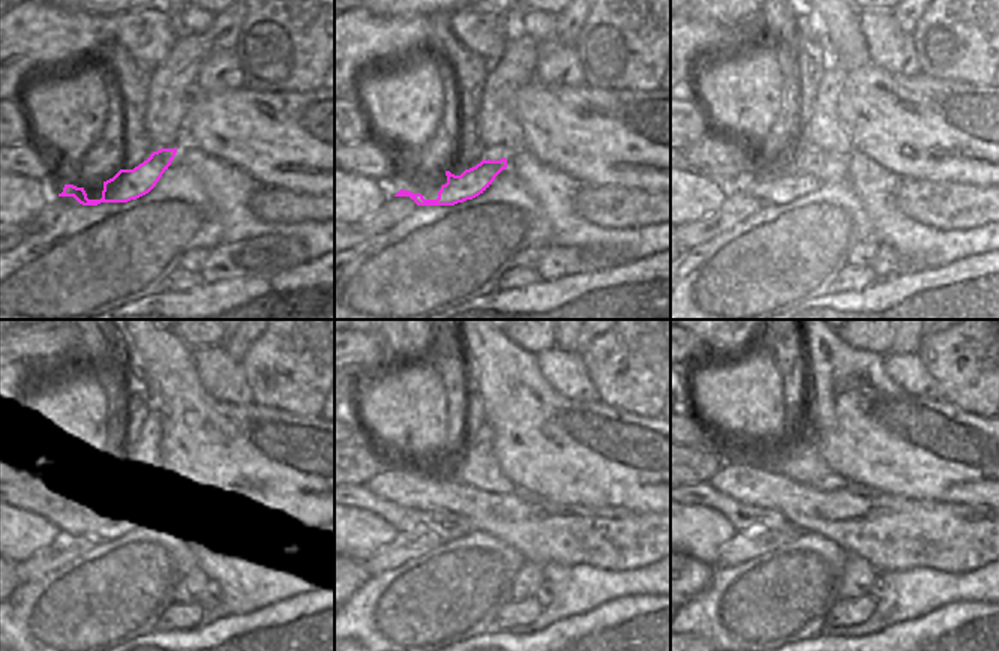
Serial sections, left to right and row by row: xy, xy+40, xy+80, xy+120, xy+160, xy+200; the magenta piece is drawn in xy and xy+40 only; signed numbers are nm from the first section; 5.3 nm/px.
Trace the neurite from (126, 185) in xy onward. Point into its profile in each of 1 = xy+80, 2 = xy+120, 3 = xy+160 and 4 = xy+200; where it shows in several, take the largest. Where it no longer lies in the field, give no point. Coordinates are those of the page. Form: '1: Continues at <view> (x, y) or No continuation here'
1: Continues at xy+80 (792, 188)
2: Continues at xy+120 (122, 525)
3: Continues at xy+160 (458, 527)
4: Continues at xy+200 (786, 528).

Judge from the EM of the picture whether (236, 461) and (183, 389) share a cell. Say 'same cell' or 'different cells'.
same cell

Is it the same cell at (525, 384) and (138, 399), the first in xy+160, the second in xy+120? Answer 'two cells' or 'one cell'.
two cells

